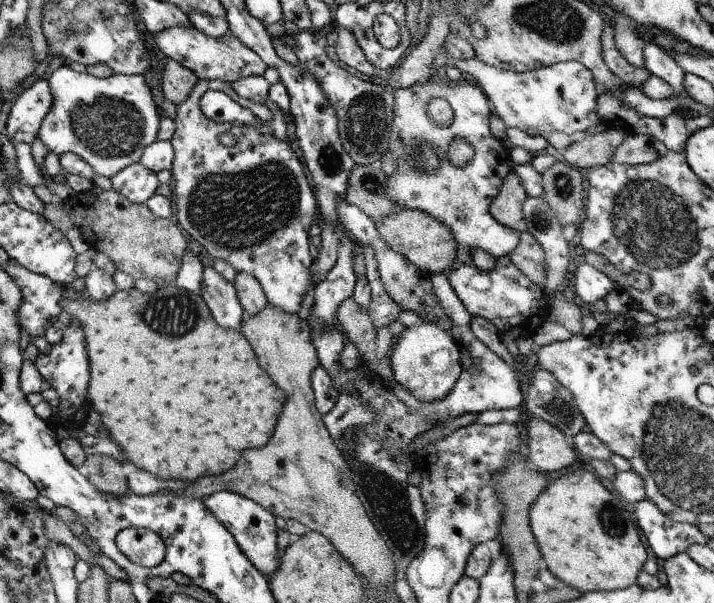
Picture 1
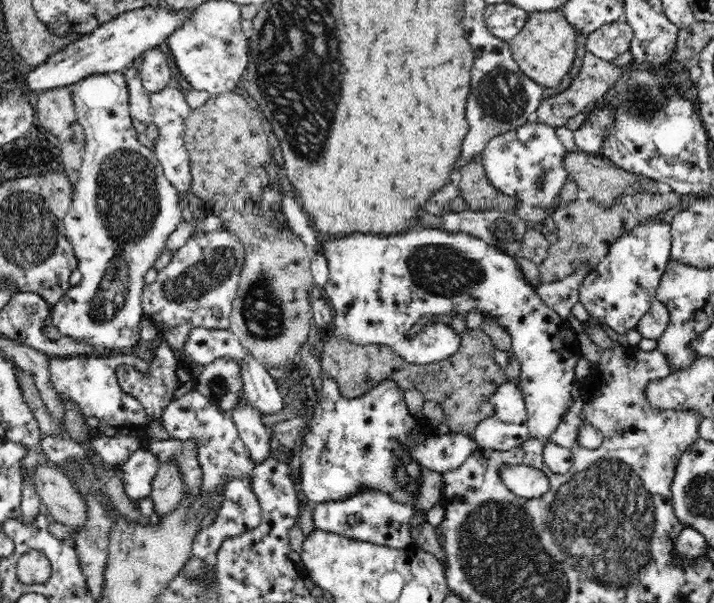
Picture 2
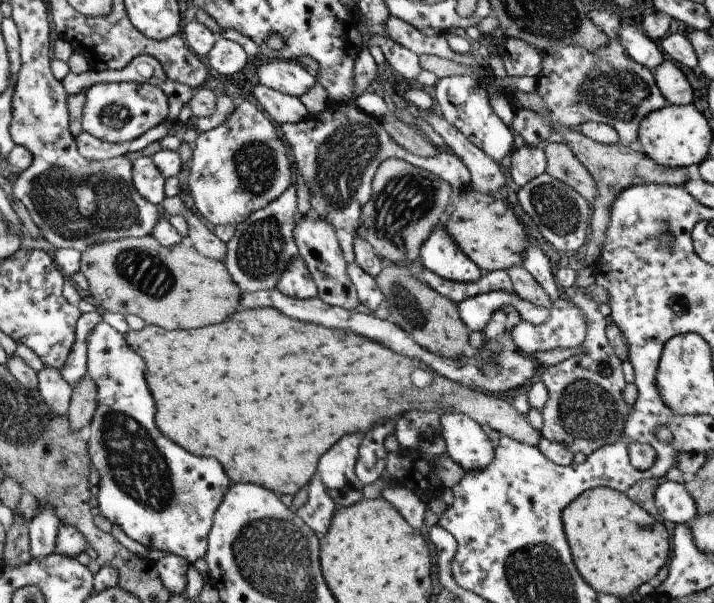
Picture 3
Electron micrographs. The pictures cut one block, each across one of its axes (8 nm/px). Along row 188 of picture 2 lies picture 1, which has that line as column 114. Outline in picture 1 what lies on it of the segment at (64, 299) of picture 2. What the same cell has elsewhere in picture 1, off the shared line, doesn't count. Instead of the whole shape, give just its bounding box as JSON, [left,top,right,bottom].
[39,65,160,177]

